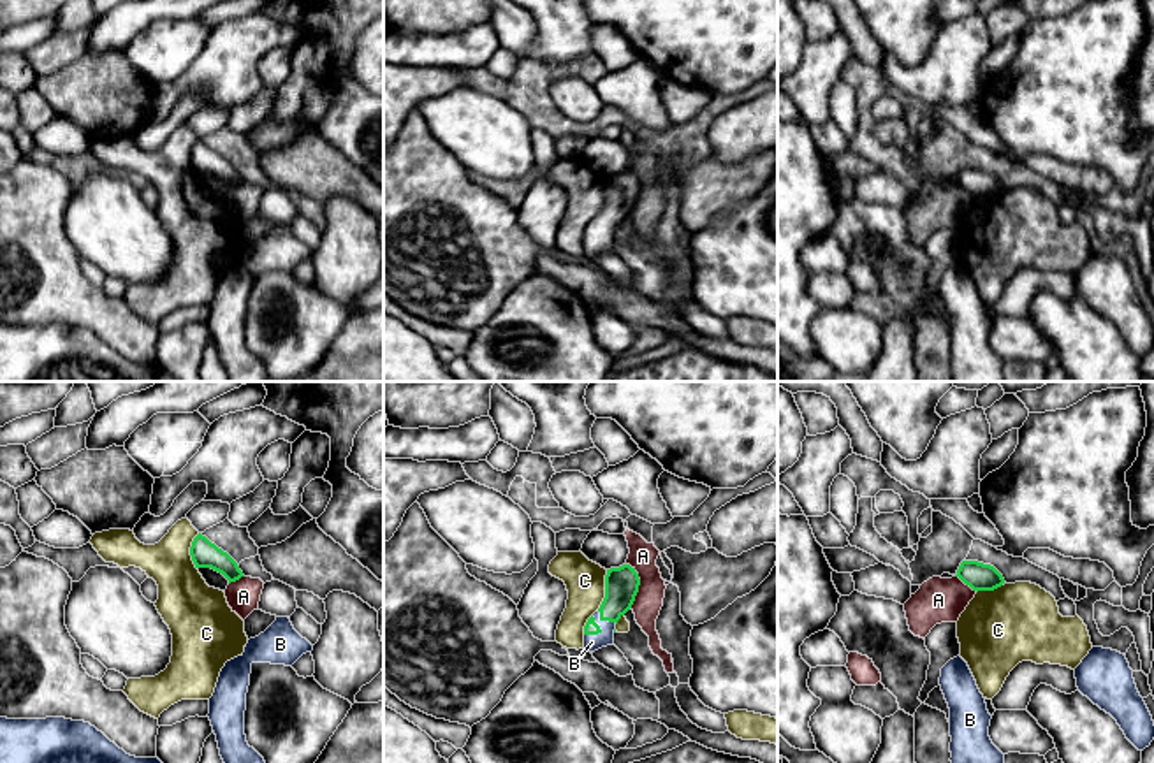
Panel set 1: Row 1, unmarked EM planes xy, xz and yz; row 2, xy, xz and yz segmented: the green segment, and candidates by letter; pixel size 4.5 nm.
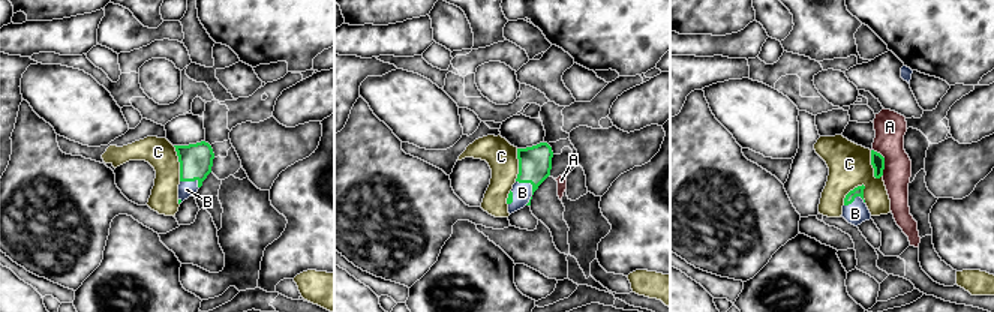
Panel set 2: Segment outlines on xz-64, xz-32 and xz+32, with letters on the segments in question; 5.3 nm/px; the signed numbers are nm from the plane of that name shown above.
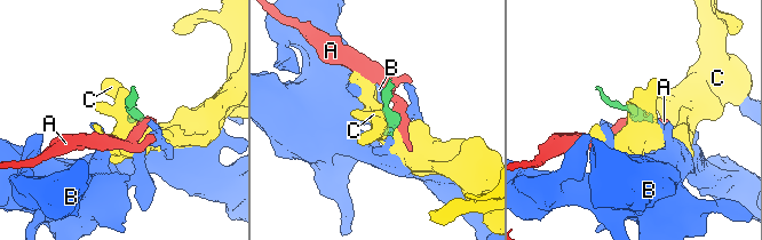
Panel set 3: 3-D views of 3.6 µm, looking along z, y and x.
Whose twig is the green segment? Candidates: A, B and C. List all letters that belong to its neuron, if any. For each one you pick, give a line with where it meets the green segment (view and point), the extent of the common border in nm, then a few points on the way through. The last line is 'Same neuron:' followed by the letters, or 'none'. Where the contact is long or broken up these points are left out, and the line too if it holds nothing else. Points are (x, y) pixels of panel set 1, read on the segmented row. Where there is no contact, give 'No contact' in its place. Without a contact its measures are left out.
B: Touches green at xz (598, 632). Shared border 100 nm. Path across: xz (591, 628), (598, 632), (591, 642)
Same neuron: B

